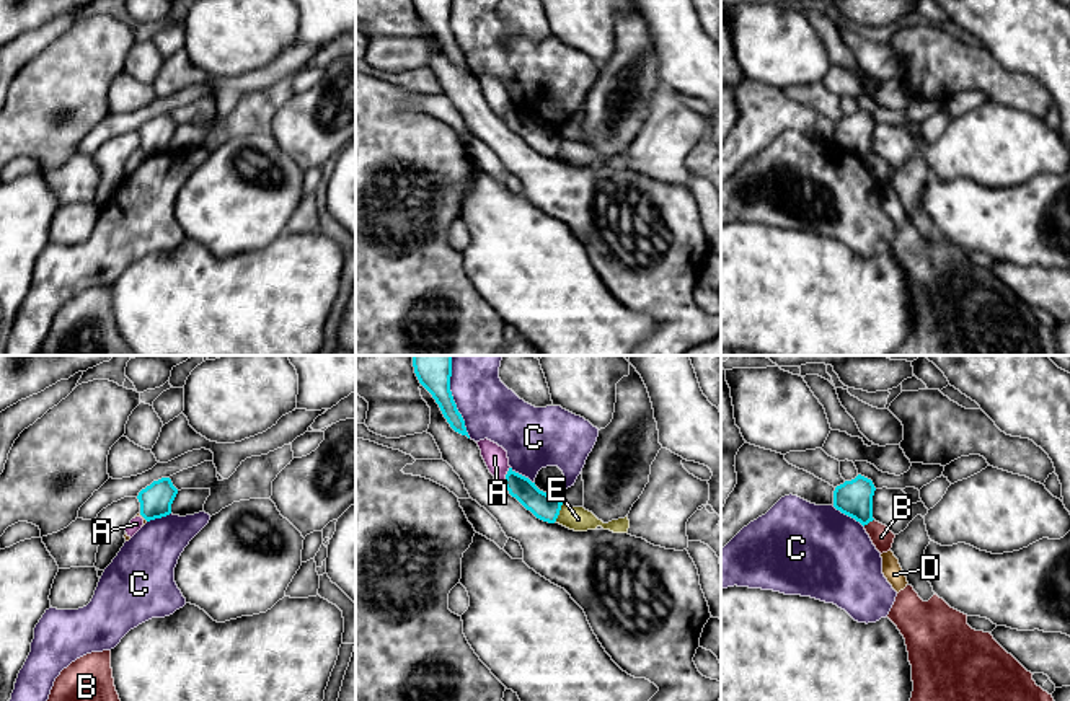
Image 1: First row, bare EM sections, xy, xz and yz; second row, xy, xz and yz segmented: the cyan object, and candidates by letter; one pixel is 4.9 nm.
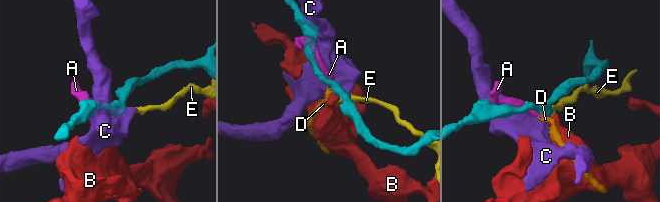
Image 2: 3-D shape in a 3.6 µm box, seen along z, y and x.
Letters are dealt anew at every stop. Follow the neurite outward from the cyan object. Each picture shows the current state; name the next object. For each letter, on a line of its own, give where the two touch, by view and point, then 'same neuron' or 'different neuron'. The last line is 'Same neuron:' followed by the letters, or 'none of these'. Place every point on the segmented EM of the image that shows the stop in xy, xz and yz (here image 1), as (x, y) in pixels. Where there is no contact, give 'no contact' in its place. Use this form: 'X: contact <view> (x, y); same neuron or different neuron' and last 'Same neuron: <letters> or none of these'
A: contact xz (506, 475); different neuron
B: contact yz (868, 522); different neuron
C: contact xz (452, 396); different neuron
D: contact xy (144, 517); different neuron
E: contact xz (558, 512); different neuron
Same neuron: none of these

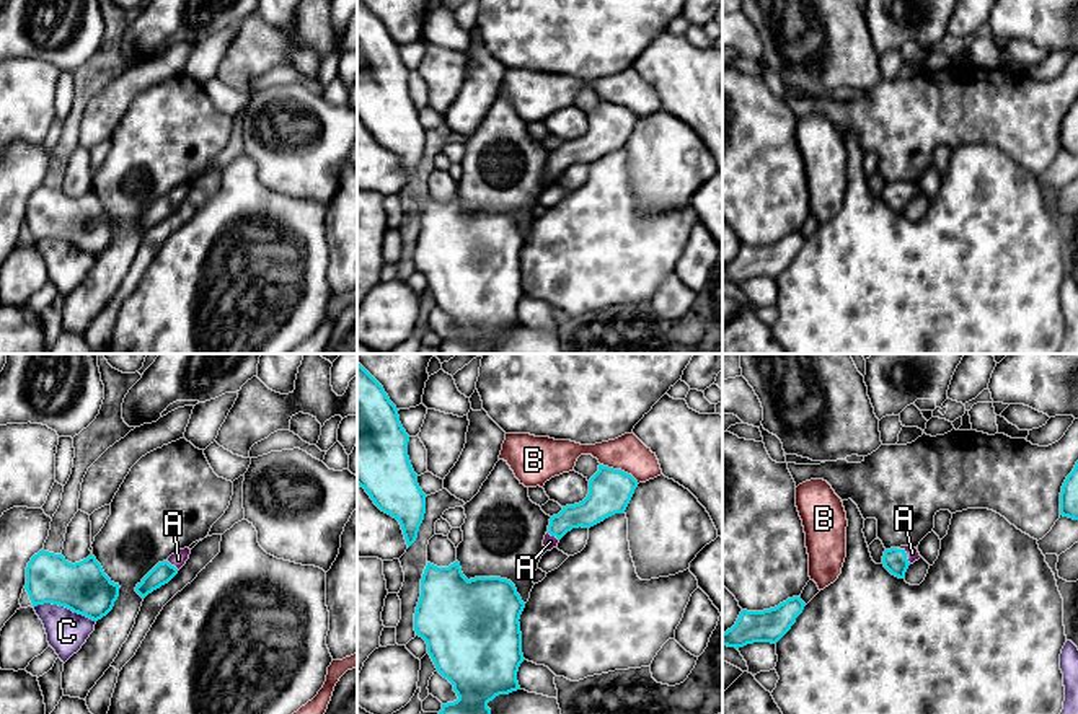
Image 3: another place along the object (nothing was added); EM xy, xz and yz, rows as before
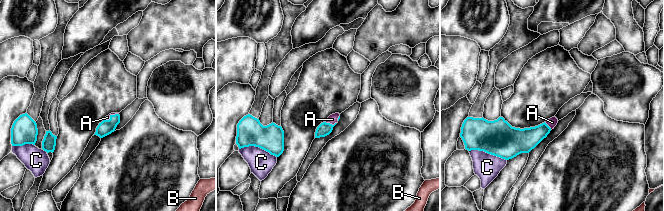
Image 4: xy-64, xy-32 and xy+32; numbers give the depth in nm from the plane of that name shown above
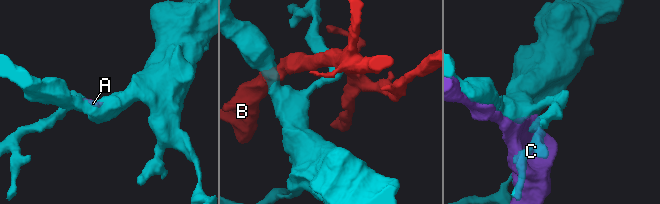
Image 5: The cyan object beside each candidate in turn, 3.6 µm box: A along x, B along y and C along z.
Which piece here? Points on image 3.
A: contact yz (905, 553); same neuron
B: contact xz (620, 470); different neuron
C: contact xy (64, 605); different neuron
Same neuron: A

